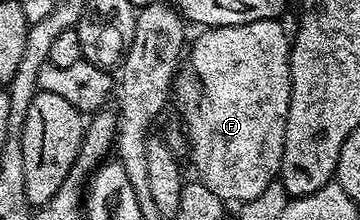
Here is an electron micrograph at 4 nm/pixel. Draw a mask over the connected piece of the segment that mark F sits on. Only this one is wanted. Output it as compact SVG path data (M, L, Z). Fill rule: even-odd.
M264 19L263 21L251 21L247 25L231 25L230 27L214 27L200 32L201 36L197 40L192 40L187 51L187 63L193 70L193 75L197 78L197 96L193 103L185 103L181 107L181 115L185 118L185 135L189 138L189 159L193 162L193 167L197 170L196 178L211 193L215 193L219 198L233 203L249 203L252 199L257 199L269 186L274 186L275 180L281 173L281 162L283 161L283 145L285 144L285 130L287 129L287 113L289 112L289 102L291 101L291 77L289 76L289 48L291 46L290 36L285 35L285 27L277 19Z

